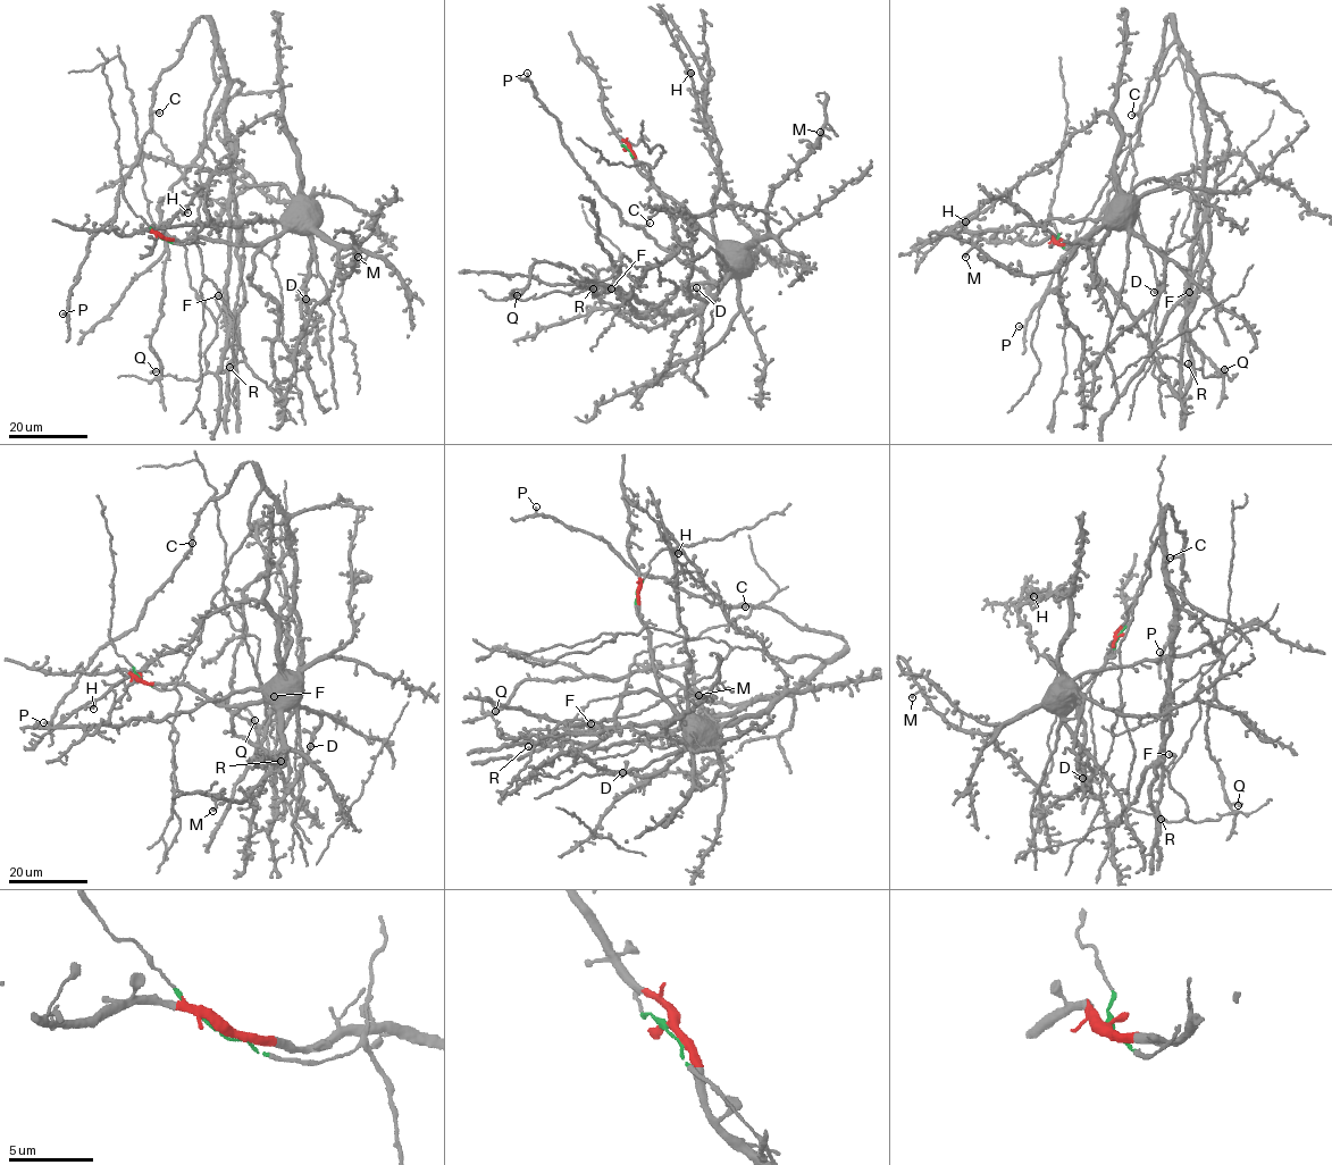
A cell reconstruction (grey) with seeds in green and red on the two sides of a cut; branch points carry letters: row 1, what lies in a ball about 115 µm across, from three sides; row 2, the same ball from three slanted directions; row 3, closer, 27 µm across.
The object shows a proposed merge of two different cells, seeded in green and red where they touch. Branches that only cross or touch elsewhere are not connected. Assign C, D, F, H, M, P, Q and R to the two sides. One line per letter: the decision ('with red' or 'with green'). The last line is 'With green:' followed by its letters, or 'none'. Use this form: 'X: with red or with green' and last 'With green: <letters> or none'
C: with green
D: with red
F: with green
H: with red
M: with red
P: with green
Q: with green
R: with green
With green: C, F, P, Q, R

